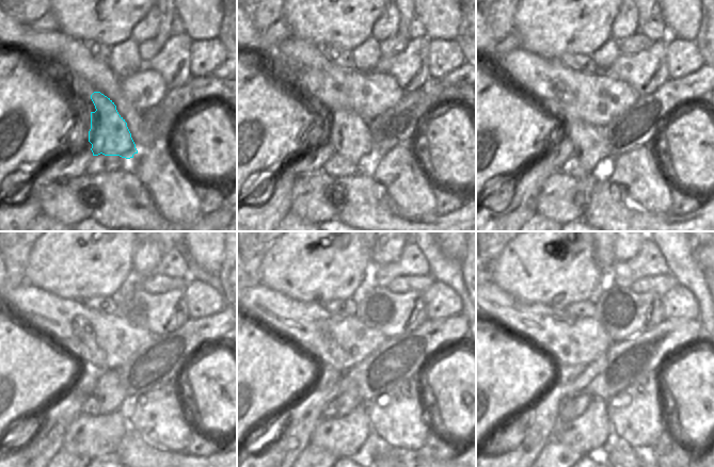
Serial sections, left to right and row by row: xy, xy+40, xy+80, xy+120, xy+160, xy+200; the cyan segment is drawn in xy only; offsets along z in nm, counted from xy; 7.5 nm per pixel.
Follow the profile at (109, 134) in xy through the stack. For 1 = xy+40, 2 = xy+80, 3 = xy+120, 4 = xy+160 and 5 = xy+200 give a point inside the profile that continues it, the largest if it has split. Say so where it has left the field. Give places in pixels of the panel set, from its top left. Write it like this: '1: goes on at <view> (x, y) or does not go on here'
1: goes on at xy+40 (350, 138)
2: goes on at xy+80 (589, 146)
3: goes on at xy+120 (110, 393)
4: goes on at xy+160 (346, 402)
5: goes on at xy+200 (581, 403)

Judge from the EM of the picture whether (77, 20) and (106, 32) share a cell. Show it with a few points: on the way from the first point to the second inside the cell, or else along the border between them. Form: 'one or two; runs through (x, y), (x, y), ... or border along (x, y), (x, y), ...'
one; runs through (84, 20), (94, 20), (98, 25)

